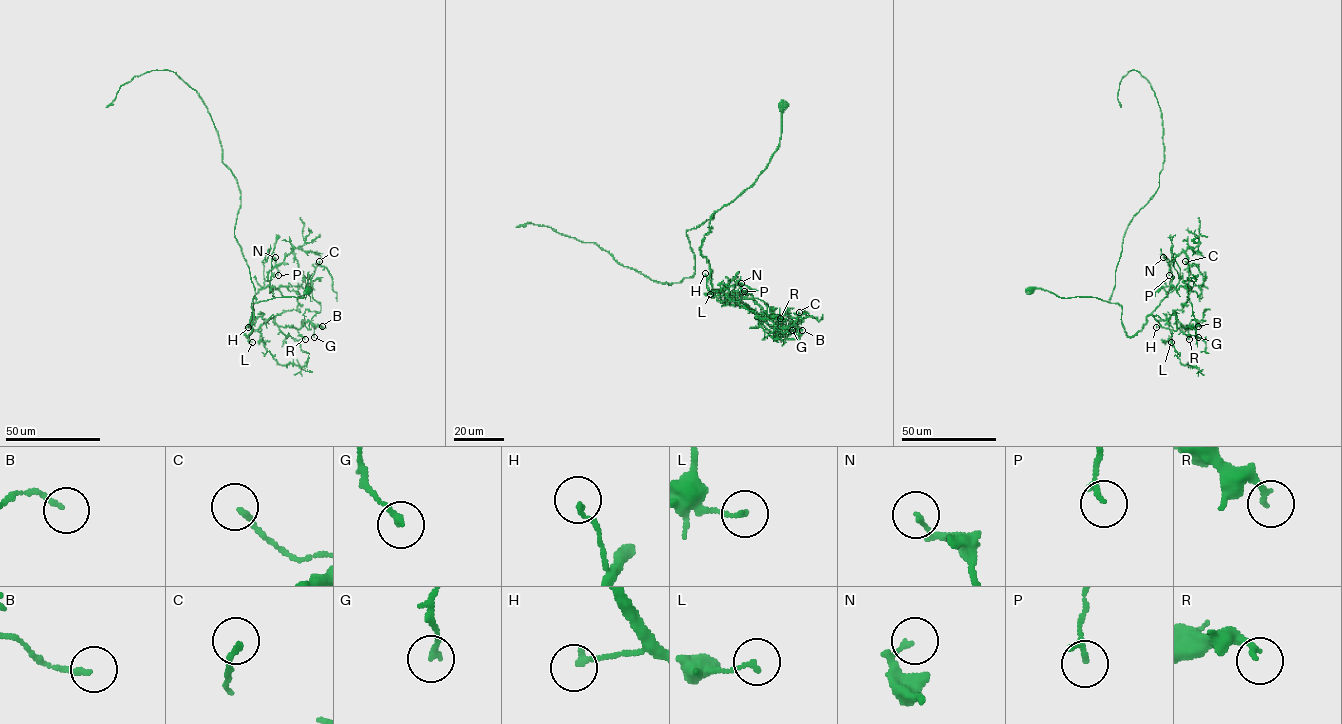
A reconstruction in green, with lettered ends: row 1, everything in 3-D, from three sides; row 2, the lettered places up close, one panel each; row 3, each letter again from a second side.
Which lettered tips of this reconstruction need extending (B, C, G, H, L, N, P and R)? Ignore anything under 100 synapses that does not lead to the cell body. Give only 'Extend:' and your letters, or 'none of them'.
Extend: none of them

